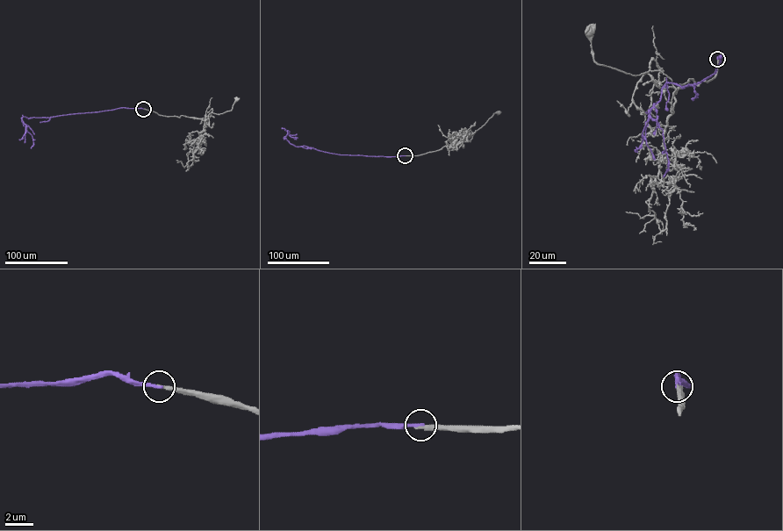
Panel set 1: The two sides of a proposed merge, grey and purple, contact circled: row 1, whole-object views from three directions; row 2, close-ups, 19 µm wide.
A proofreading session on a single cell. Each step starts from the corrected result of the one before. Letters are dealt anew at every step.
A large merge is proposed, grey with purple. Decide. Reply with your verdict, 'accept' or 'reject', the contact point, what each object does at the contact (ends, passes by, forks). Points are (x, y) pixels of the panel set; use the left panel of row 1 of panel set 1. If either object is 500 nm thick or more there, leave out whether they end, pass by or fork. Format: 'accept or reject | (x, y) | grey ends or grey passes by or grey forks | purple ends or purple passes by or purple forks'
accept | (143, 109) | grey ends | purple ends

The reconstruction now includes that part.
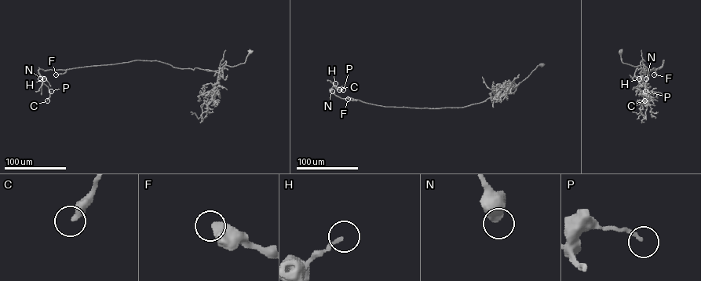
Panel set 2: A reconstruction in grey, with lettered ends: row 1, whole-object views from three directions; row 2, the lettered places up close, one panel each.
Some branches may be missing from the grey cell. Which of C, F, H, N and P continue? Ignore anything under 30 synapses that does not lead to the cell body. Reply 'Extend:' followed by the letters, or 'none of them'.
Extend: none of them

